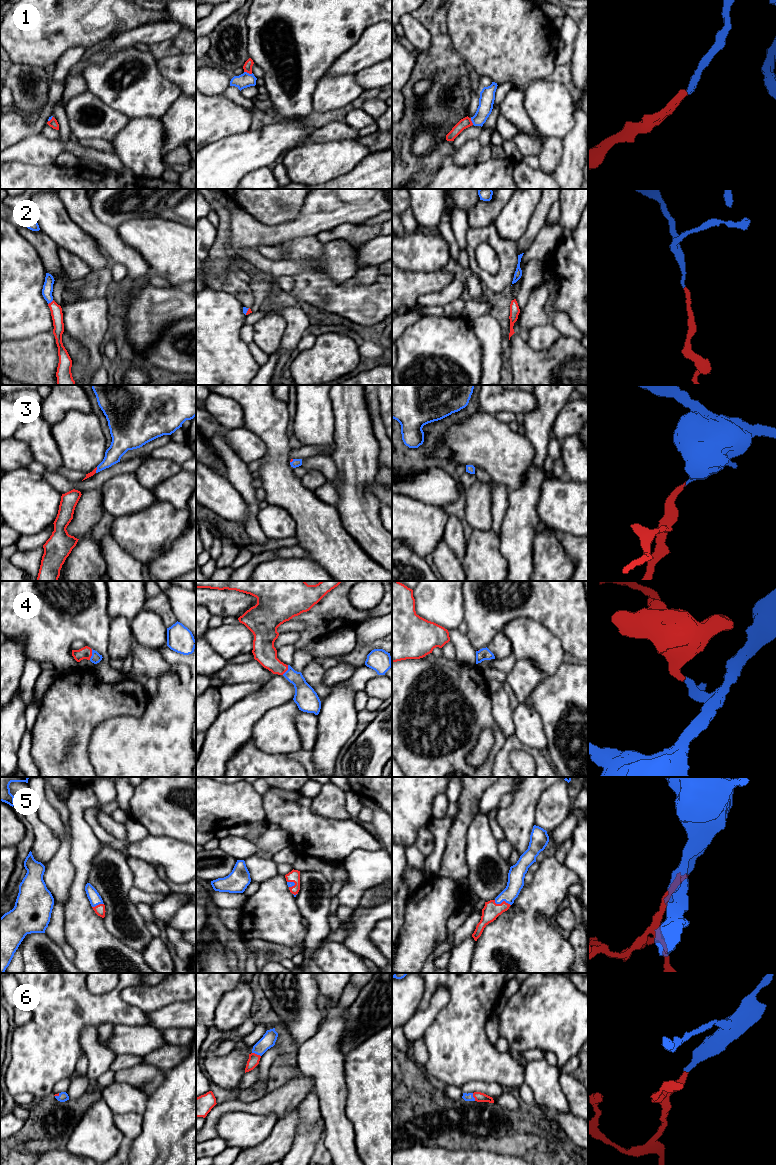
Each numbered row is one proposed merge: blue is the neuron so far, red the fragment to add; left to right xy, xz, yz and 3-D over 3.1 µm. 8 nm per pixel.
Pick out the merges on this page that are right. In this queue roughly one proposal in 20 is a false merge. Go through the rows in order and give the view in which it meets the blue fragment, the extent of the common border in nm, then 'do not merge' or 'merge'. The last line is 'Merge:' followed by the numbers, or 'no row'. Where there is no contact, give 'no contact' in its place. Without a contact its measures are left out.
1: contact in xz; length 70 nm; merge
2: contact in xy; length 60 nm; merge
3: contact in xy; length 50 nm; merge
4: contact in xy; length 90 nm; merge
5: contact in yz; length 140 nm; merge
6: contact in xz; length 80 nm; merge
Merge: 1, 2, 3, 4, 5, 6

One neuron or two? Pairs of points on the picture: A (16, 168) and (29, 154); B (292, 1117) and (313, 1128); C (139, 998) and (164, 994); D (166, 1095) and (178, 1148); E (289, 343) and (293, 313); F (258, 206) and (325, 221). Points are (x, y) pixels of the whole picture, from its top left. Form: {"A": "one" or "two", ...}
{"A": "two", "B": "two", "C": "one", "D": "one", "E": "one", "F": "two"}

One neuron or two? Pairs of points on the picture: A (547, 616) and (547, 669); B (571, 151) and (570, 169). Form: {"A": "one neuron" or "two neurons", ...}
{"A": "two neurons", "B": "one neuron"}

